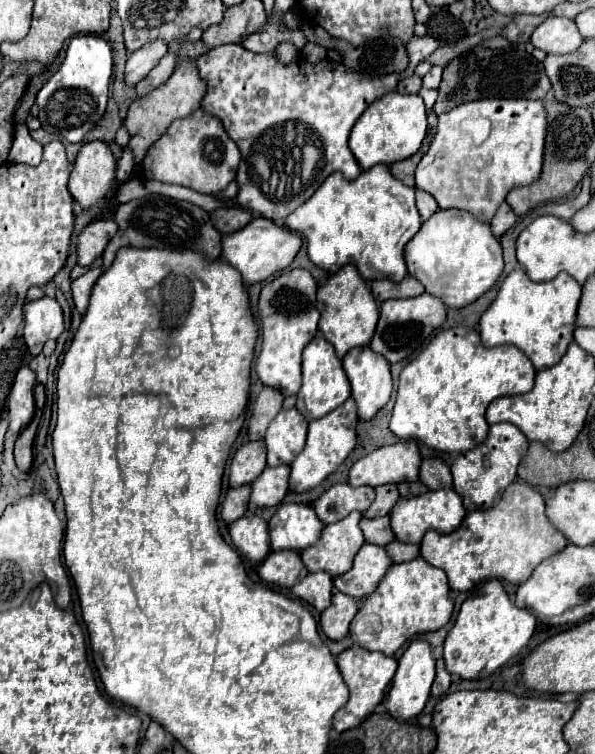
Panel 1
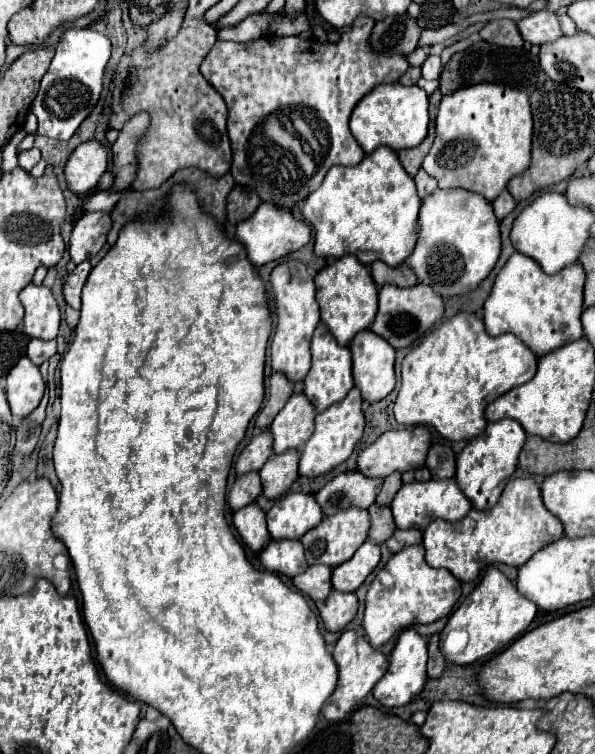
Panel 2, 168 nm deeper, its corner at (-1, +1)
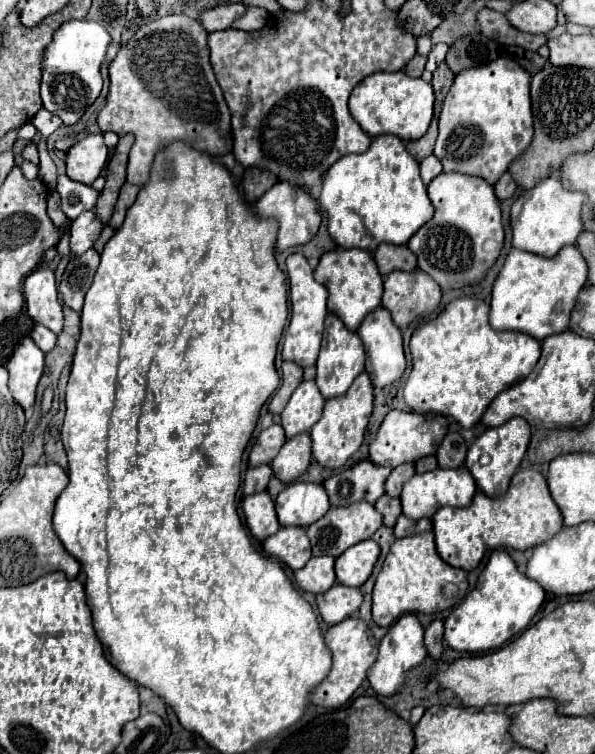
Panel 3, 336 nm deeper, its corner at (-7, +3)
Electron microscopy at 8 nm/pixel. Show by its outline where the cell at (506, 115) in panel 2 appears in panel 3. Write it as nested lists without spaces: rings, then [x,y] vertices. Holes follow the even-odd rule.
[[[498,58],[488,66],[470,68],[456,76],[442,104],[434,156],[442,162],[444,172],[478,176],[494,186],[508,170],[510,160],[530,146],[532,136],[530,74],[514,60]]]

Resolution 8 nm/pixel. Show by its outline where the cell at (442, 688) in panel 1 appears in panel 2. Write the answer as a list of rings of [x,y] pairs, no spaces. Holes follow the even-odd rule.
[[[430,636],[428,638],[428,676],[430,678],[438,678],[444,672],[444,656],[438,648],[438,636]]]

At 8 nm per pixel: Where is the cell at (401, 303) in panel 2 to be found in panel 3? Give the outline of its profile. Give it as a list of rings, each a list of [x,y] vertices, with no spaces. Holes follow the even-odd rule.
[[[394,270],[384,280],[382,306],[392,314],[398,328],[408,328],[432,314],[440,304],[440,296],[440,286],[426,272]]]

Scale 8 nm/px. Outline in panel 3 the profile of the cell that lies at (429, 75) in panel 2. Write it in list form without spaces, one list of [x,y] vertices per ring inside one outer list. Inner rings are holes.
[[[436,44],[436,46],[432,48],[432,52],[430,52],[430,56],[428,56],[426,70],[434,72],[434,70],[438,68],[438,64],[440,64],[440,62],[444,62],[444,58],[446,58],[446,52],[448,52],[448,46],[446,46],[446,44]]]

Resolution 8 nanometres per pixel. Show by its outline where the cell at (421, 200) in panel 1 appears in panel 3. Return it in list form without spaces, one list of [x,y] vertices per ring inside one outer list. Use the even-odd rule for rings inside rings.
[[[428,156],[428,158],[424,158],[424,160],[420,162],[420,176],[422,176],[422,180],[424,180],[426,186],[428,186],[440,172],[442,172],[442,164],[438,162],[436,156]]]

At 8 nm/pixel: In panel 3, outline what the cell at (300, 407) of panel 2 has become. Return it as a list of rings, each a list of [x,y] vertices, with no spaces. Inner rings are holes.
[[[304,380],[288,400],[284,412],[280,414],[280,424],[286,432],[286,438],[294,438],[302,432],[310,432],[314,422],[322,416],[324,398],[318,392],[314,380]]]

